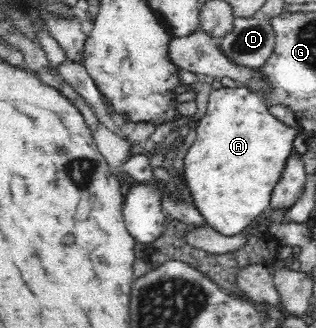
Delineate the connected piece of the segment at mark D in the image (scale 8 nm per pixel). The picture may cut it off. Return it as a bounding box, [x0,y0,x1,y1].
[218,16,275,69]

